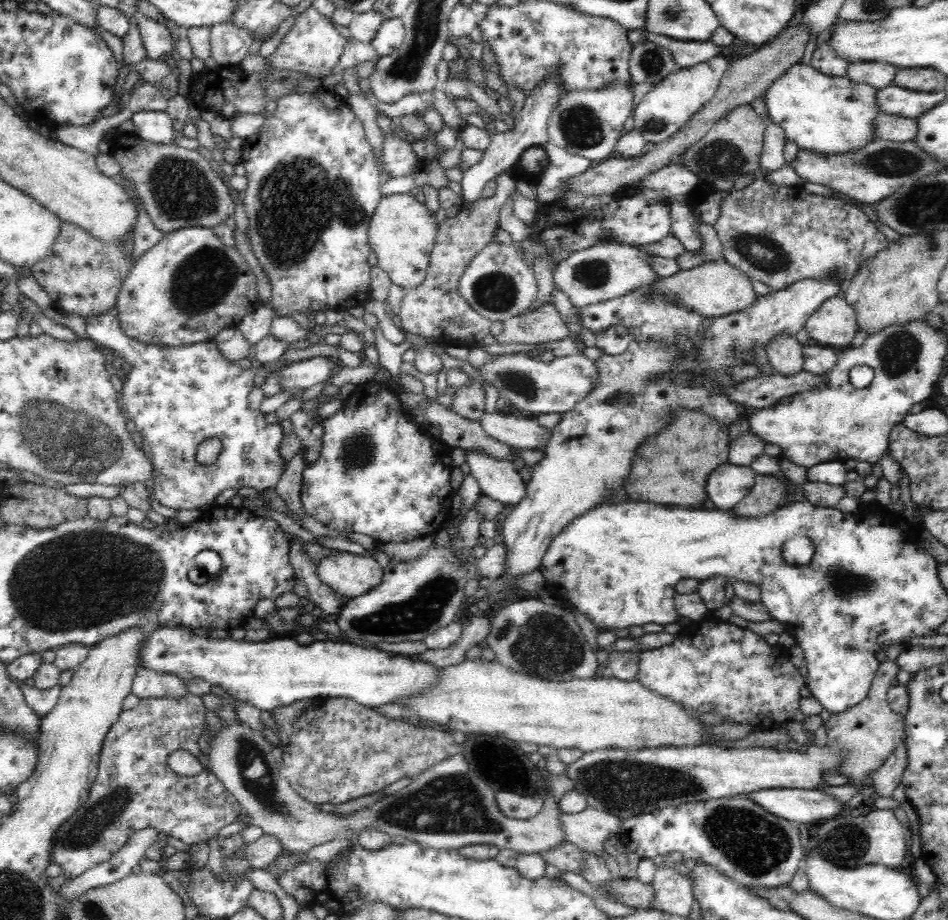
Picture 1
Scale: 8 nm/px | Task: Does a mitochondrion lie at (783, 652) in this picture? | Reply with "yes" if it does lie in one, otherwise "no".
no

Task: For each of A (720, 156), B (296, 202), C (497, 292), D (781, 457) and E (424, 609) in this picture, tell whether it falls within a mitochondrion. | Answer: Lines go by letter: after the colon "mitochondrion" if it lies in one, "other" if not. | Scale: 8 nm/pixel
A: mitochondrion
B: mitochondrion
C: mitochondrion
D: other
E: mitochondrion

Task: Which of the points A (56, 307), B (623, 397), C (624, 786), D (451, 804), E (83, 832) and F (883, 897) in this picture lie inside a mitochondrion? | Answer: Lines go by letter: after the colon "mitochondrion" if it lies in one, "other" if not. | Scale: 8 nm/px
A: other
B: mitochondrion
C: mitochondrion
D: mitochondrion
E: mitochondrion
F: other

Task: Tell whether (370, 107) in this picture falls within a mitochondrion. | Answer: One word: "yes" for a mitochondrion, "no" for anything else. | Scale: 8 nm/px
no

